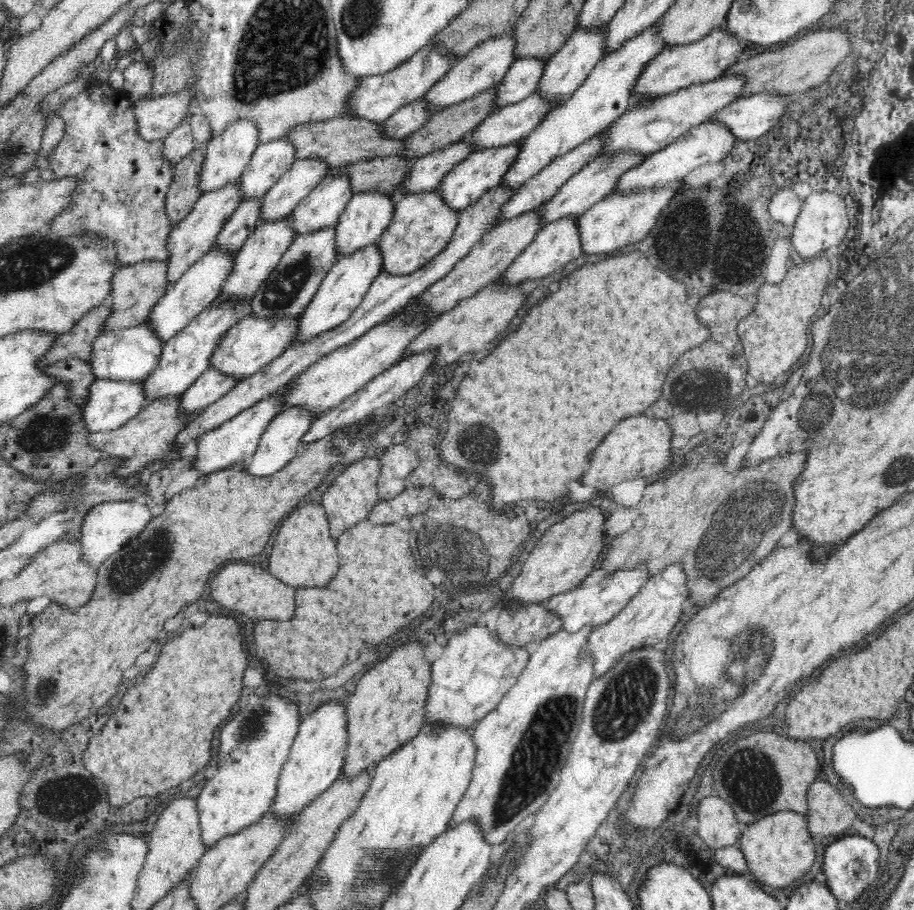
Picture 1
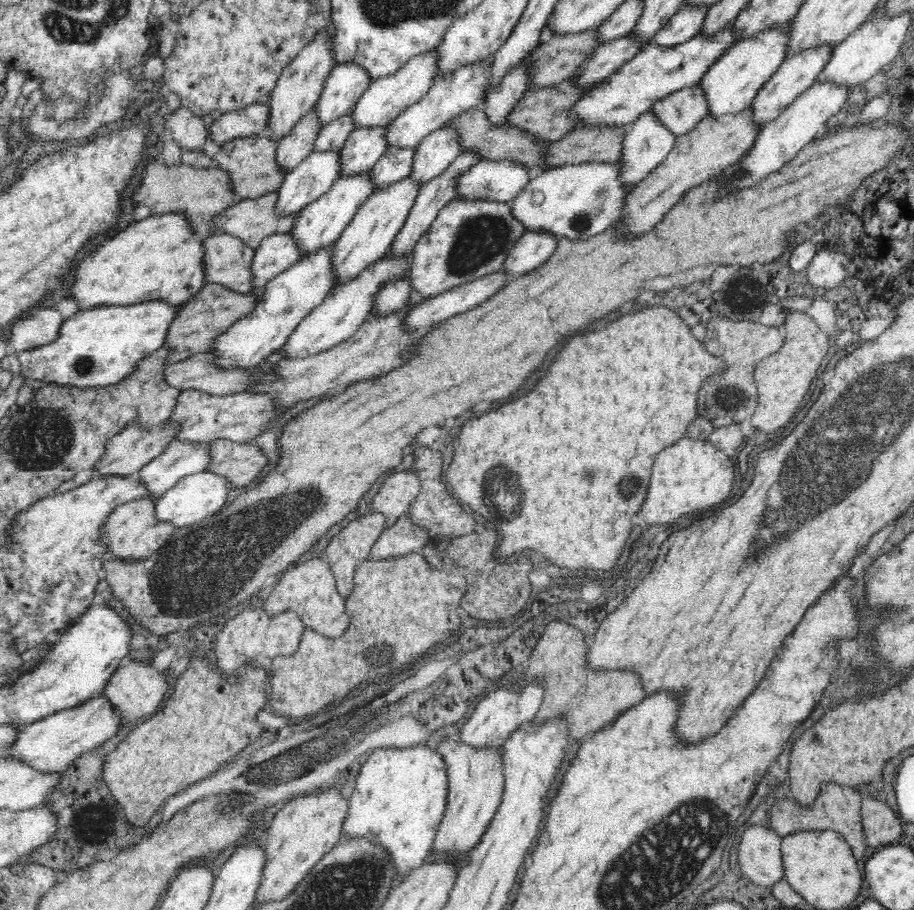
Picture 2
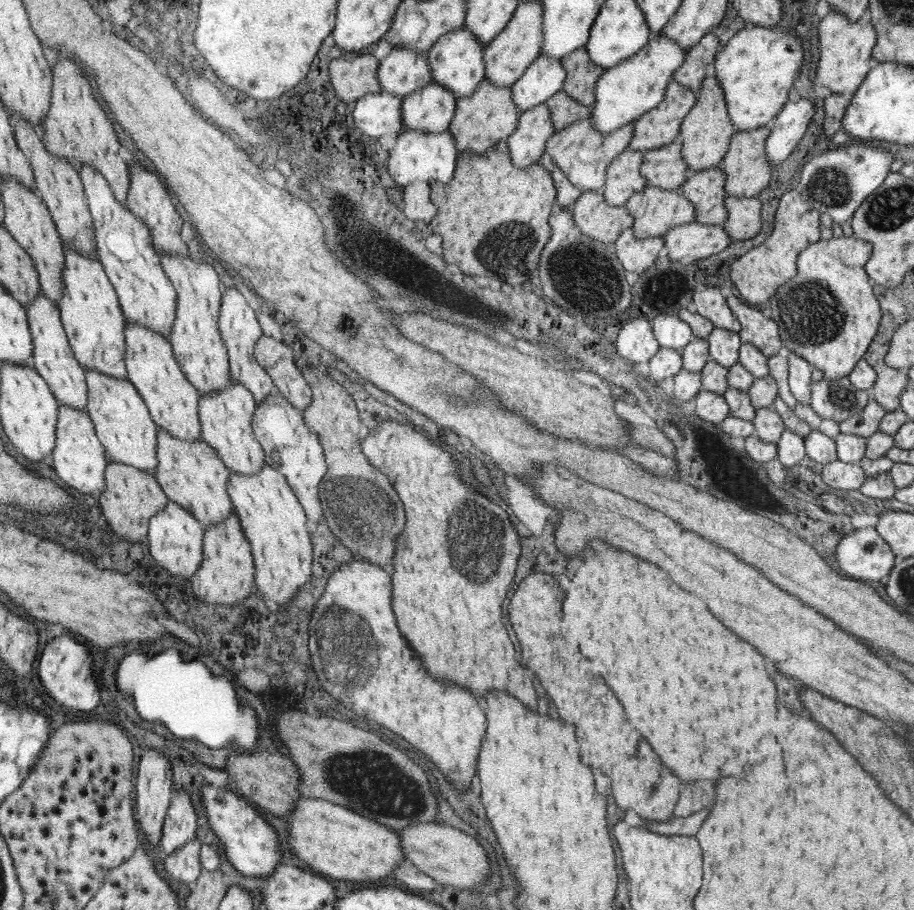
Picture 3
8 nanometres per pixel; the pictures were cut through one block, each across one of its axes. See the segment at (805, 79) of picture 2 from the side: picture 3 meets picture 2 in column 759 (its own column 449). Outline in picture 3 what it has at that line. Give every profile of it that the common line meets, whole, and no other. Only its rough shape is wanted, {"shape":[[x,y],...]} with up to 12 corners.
{"shape":[[433,80],[402,102],[405,128],[449,130],[457,100]]}

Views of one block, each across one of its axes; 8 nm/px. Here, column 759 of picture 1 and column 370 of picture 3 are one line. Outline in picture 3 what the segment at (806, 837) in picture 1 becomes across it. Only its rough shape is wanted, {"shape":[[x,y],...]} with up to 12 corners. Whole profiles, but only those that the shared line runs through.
{"shape":[[302,796],[286,844],[320,874],[380,884],[398,831]]}

